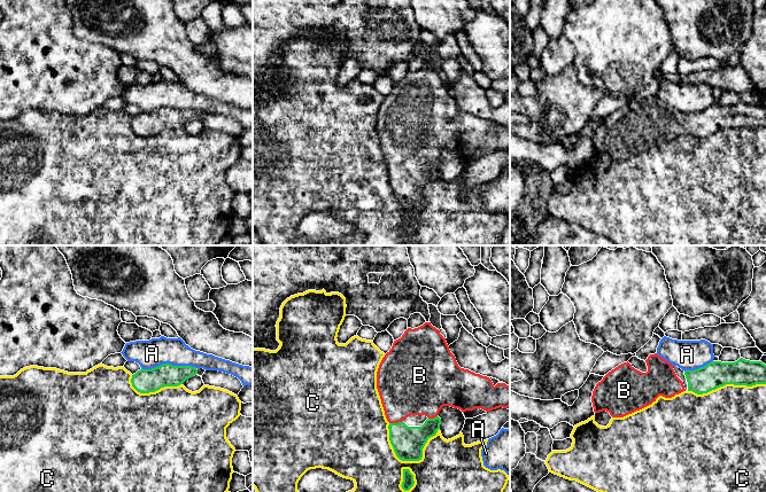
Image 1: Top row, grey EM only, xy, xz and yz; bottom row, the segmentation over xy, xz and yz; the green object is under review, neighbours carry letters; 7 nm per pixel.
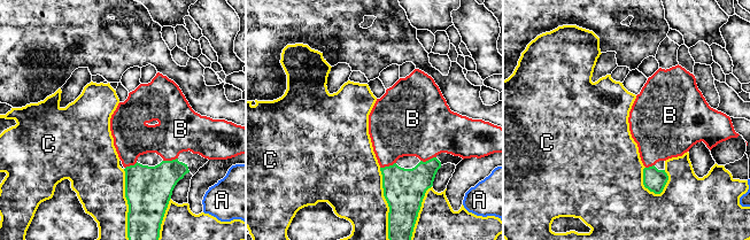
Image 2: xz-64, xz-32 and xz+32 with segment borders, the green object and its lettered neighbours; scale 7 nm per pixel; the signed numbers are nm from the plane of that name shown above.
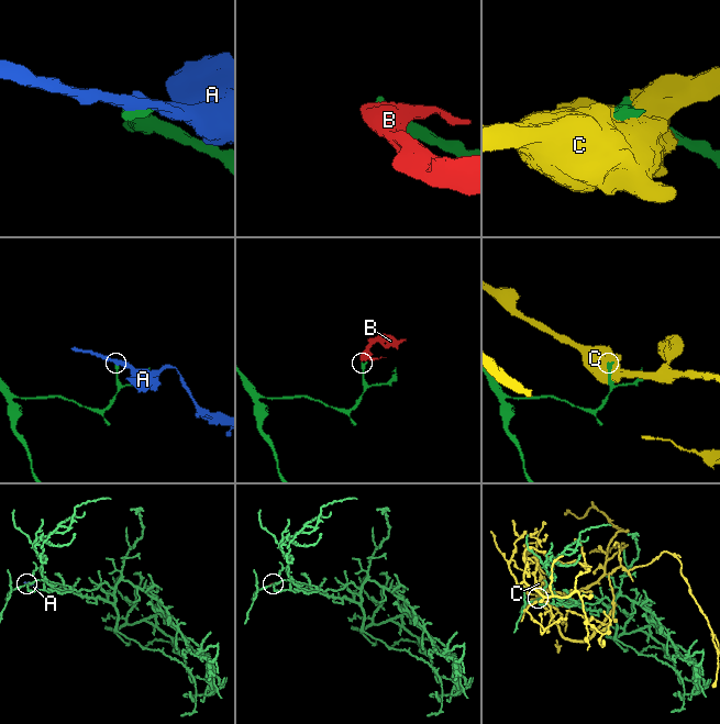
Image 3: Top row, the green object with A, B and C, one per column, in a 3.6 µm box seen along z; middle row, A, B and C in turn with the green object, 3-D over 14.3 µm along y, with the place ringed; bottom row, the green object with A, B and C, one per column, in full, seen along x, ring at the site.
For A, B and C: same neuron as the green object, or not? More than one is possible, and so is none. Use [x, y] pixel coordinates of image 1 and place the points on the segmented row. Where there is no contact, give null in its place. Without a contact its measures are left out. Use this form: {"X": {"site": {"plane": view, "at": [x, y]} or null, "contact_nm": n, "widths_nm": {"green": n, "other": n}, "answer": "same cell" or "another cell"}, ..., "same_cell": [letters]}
{"A": {"site": {"plane": "xy", "at": [168, 364]}, "contact_nm": 380, "widths_nm": {"green": 170, "other": 200}, "answer": "another cell"}, "B": {"site": {"plane": "xz", "at": [395, 423]}, "contact_nm": 100, "widths_nm": {"green": 220, "other": 360}, "answer": "same cell"}, "C": {"site": {"plane": "xz", "at": [416, 460]}, "contact_nm": 360, "widths_nm": {"green": 220, "other": 360}, "answer": "another cell"}, "same_cell": ["B"]}

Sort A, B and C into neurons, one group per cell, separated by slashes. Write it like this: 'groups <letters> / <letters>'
groups A / B / C

